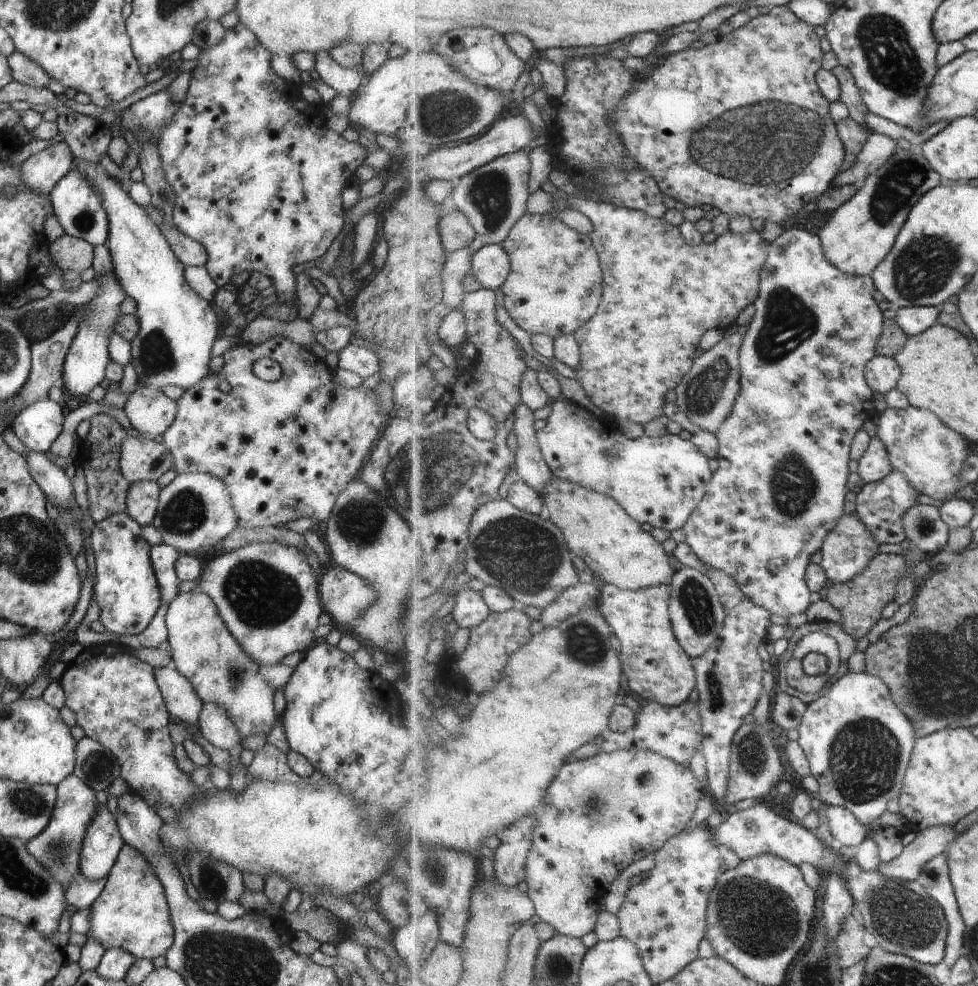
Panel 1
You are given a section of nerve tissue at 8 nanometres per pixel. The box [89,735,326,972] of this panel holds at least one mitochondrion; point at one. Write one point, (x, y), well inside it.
(211, 880)

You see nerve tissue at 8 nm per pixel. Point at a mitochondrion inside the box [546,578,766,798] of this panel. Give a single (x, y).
(585, 644)

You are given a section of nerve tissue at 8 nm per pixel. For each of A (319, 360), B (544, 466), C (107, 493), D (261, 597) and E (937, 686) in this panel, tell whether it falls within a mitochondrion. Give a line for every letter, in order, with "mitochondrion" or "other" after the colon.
A: other
B: other
C: other
D: mitochondrion
E: mitochondrion

